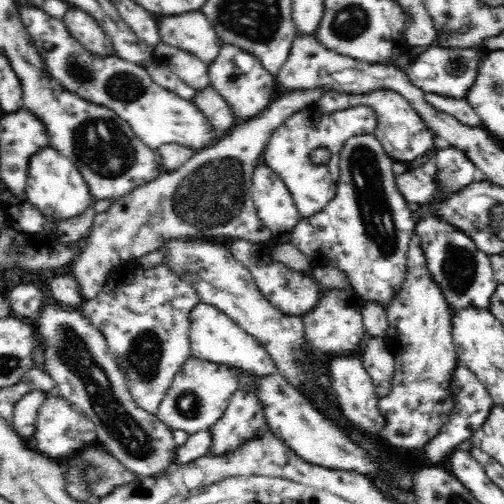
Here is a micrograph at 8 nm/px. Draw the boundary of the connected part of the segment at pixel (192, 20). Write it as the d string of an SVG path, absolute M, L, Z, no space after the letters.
M198 10L180 16L162 16L158 30L166 44L195 54L207 64L218 56L223 45L210 20Z

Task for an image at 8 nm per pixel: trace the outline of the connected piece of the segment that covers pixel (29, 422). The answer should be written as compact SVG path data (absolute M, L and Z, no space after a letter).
M36 388L36 390L26 392L15 404L12 416L12 420L14 421L12 422L12 427L20 437L33 437L40 405L46 400L47 396L48 394L43 390Z

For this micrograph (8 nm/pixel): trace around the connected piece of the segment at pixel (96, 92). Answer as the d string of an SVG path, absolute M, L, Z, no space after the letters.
M20 7L20 16L22 22L26 25L28 34L35 44L36 50L44 61L46 72L61 85L64 90L74 93L74 95L87 100L90 103L104 106L114 112L132 127L136 136L146 145L153 149L158 149L163 144L178 143L194 148L203 149L206 146L217 142L222 136L216 135L204 113L192 104L191 100L178 96L176 93L164 89L162 86L155 84L152 77L144 67L132 62L128 62L112 55L96 55L90 52L81 42L78 42L72 33L65 26L63 19L57 19L48 16L41 8Z

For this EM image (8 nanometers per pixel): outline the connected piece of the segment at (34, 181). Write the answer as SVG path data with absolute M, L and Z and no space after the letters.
M50 146L40 148L28 160L26 168L25 197L32 207L38 209L38 214L44 215L54 222L62 219L74 218L82 214L93 202L90 196L90 189L76 165L65 156L62 156L56 149Z

